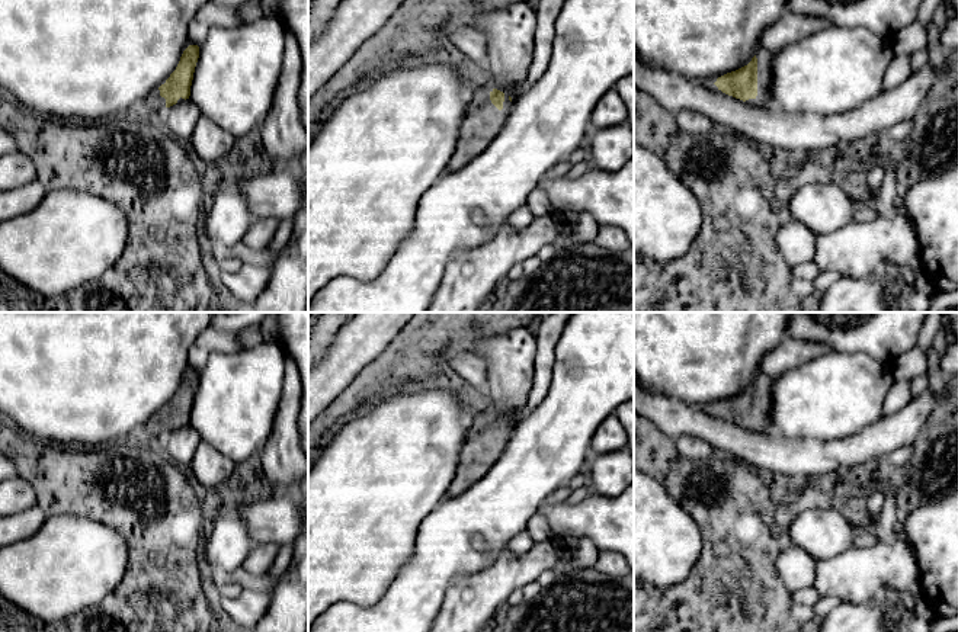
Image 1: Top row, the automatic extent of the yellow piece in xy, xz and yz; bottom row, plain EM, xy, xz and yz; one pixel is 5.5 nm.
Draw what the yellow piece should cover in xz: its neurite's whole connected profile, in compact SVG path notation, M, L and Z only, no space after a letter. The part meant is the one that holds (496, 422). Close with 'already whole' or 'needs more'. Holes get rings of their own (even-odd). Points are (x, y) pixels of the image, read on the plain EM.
M497 414L477 421L467 434L445 498L462 494L491 469L506 449L512 432L512 423Z | needs more

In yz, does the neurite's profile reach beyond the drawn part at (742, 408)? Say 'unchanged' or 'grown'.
grown

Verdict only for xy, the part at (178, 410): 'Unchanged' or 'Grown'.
Grown

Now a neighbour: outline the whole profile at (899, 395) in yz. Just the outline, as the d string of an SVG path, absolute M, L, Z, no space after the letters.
M894 382L884 402L882 418L895 414L910 401L910 382Z

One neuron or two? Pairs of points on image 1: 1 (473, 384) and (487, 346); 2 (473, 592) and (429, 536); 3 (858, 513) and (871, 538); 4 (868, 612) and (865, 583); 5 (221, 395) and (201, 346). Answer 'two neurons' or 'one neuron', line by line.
1: two neurons
2: two neurons
3: one neuron
4: two neurons
5: two neurons

